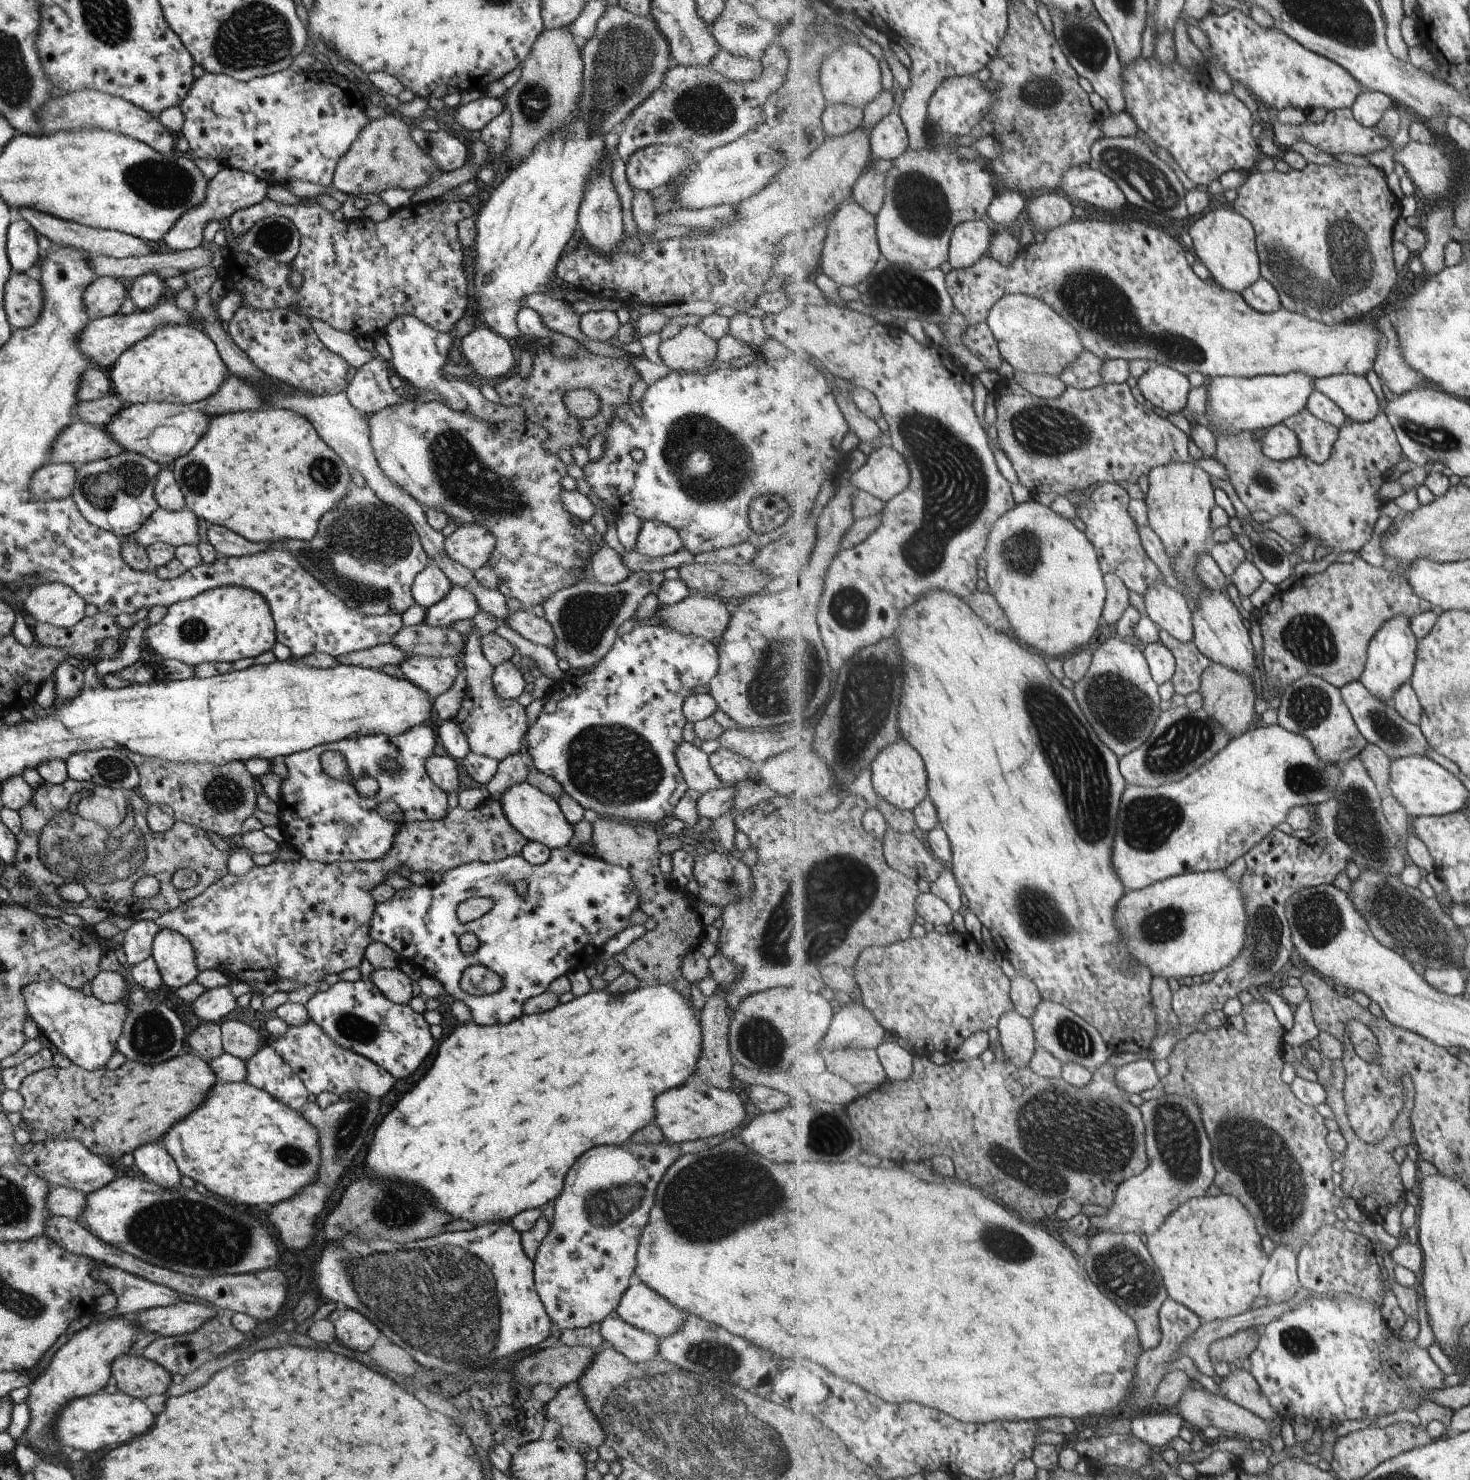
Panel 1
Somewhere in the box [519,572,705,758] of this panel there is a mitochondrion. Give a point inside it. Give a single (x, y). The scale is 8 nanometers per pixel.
(584, 617)

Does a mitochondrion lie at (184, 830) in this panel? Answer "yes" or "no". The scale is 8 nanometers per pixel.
no

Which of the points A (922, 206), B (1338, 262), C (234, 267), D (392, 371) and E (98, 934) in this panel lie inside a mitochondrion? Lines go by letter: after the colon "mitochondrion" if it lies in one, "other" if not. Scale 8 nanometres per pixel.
A: mitochondrion
B: mitochondrion
C: other
D: other
E: other

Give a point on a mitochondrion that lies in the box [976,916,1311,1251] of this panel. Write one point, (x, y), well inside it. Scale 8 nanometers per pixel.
(1098, 1139)

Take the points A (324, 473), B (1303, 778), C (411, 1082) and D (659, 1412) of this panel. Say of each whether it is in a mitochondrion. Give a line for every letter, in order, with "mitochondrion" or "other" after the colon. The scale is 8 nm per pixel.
A: mitochondrion
B: mitochondrion
C: other
D: mitochondrion

